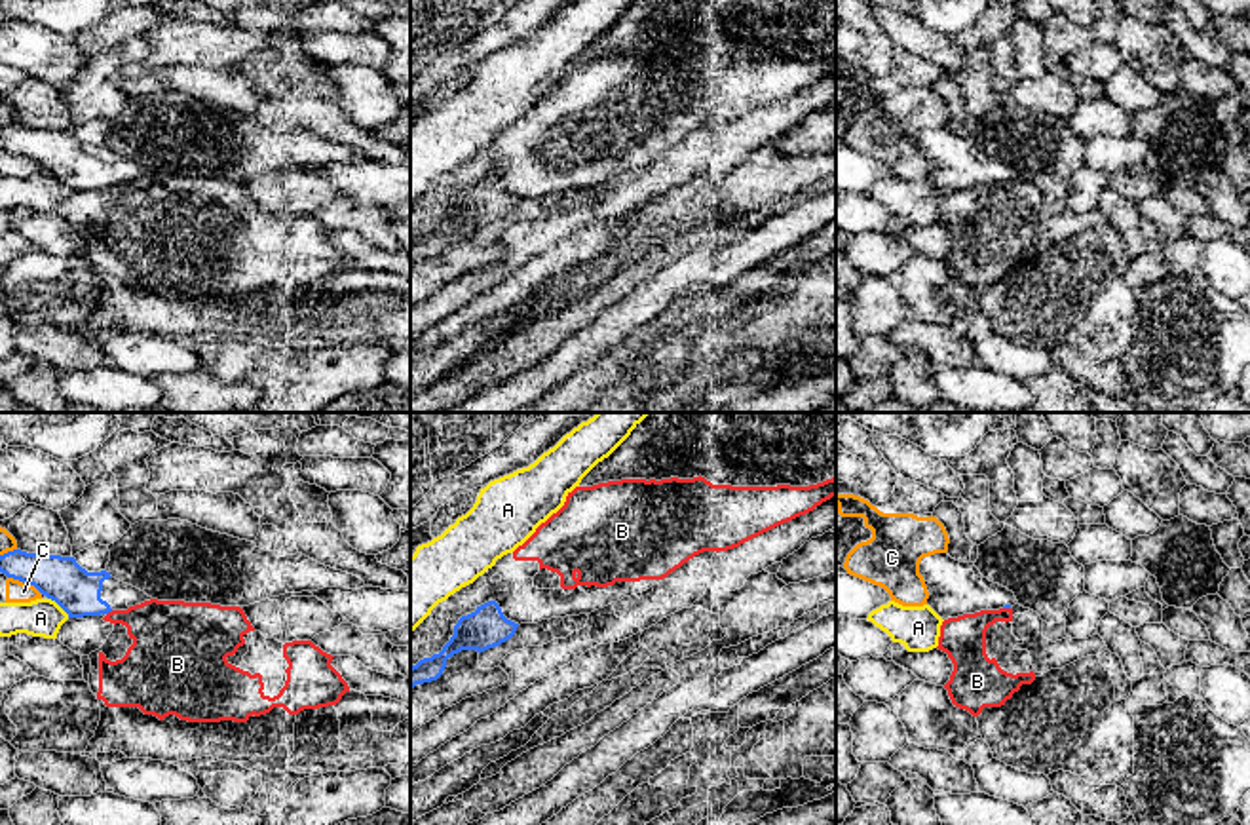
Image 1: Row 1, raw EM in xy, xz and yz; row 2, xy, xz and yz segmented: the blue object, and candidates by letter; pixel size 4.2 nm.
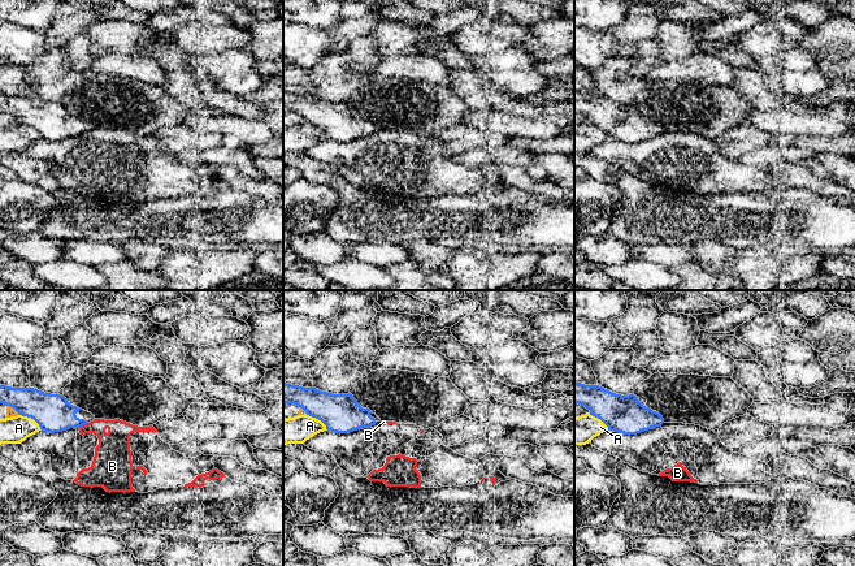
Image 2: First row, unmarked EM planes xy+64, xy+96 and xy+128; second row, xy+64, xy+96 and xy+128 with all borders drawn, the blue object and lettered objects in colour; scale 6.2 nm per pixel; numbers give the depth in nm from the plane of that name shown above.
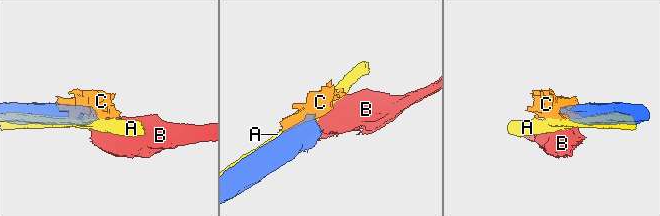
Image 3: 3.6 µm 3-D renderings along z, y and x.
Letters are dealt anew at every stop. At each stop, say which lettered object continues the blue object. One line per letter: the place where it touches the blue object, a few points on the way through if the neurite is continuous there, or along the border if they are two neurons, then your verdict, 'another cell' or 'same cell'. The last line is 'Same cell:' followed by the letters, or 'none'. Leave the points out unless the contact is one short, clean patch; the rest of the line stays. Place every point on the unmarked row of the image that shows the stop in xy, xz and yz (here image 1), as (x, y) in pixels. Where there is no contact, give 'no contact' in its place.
A: contact xy (59, 179); another cell
B: contact xy (109, 185); border xy (113, 185), (107, 189); another cell
C: contact xy (25, 156); another cell
Same cell: none

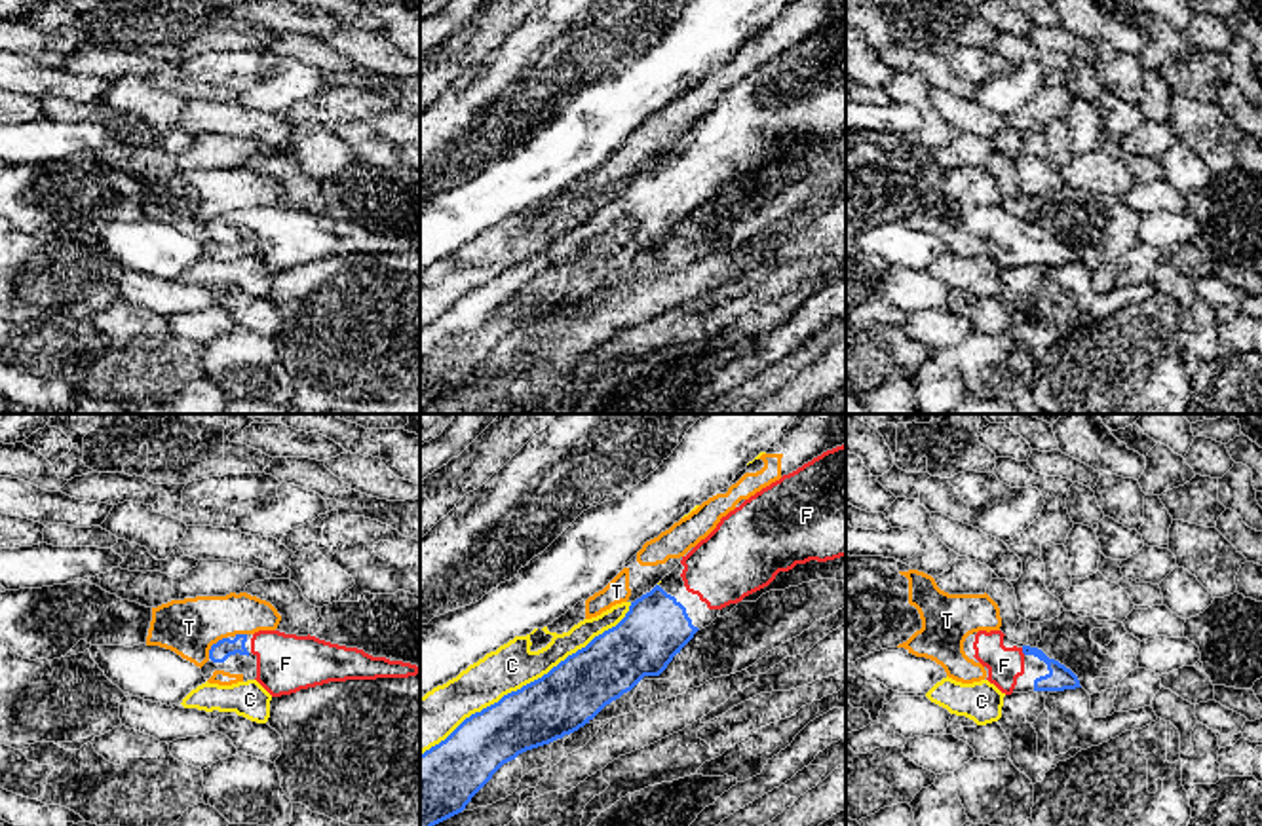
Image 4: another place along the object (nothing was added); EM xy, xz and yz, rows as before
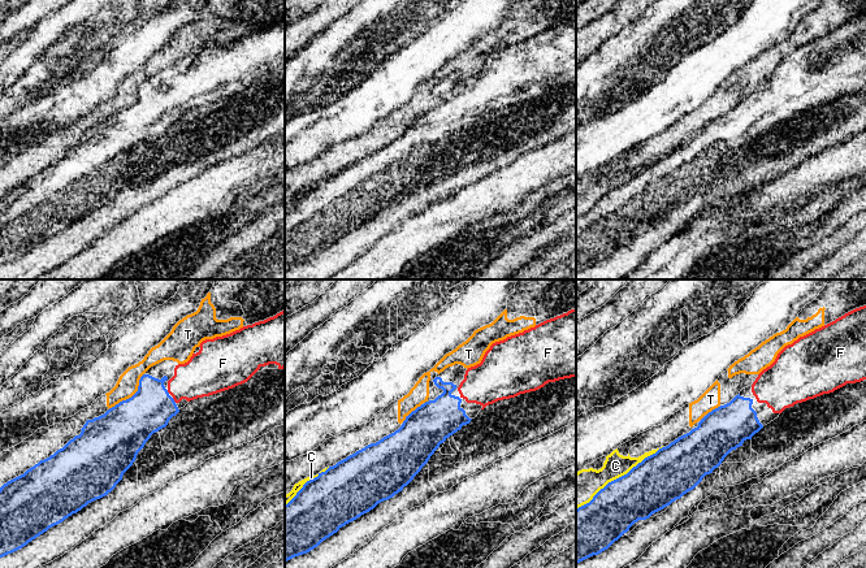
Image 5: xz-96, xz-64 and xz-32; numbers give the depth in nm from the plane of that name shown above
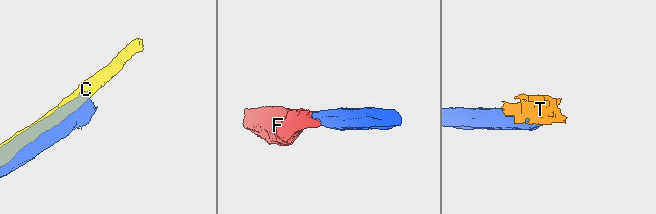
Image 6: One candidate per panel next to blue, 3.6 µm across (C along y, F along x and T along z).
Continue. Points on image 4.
C: contact xz (531, 257); another cell
F: contact yz (1023, 226); way yz (1059, 253), (1042, 230), (1023, 226), (1004, 240); same cell
T: contact xy (213, 219); another cell
Same cell: F

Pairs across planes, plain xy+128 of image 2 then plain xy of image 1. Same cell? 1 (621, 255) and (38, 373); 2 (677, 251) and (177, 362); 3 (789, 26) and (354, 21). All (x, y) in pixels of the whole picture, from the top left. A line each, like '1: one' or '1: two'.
1: two
2: one
3: two

